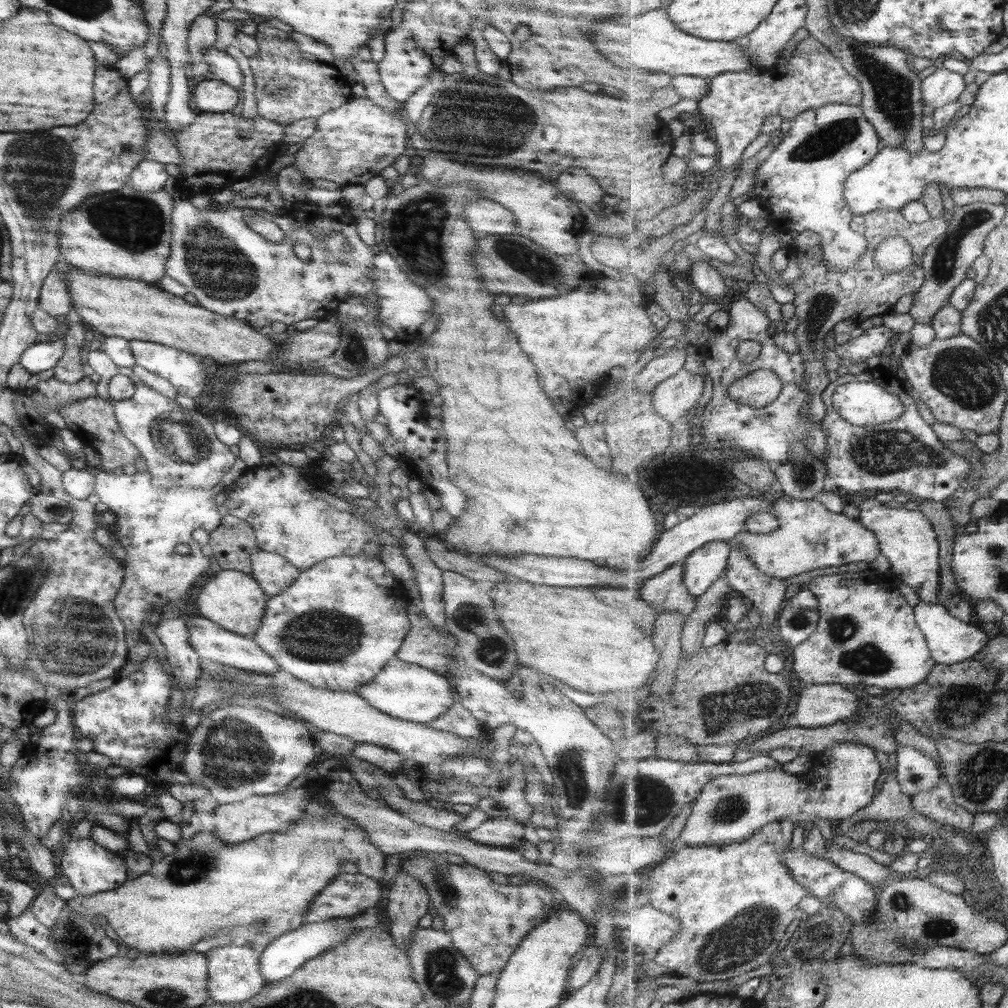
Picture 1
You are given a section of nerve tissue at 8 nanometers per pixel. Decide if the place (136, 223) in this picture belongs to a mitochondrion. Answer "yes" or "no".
yes

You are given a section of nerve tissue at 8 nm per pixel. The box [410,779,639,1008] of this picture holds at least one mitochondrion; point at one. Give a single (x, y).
(442, 967)

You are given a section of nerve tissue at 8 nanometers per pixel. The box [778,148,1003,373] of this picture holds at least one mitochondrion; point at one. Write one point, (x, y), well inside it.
(943, 265)

